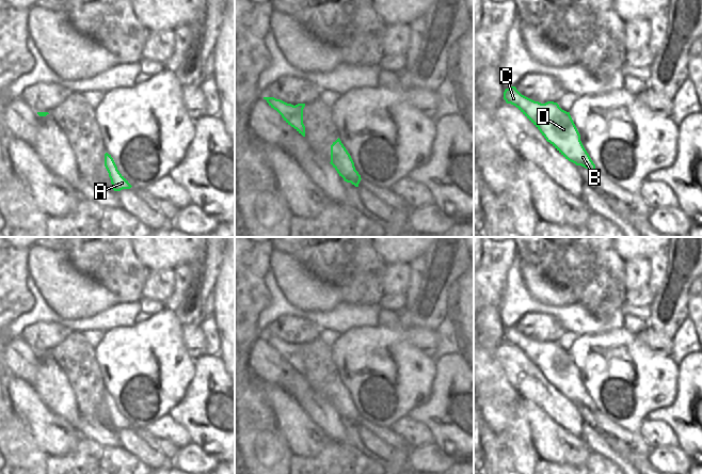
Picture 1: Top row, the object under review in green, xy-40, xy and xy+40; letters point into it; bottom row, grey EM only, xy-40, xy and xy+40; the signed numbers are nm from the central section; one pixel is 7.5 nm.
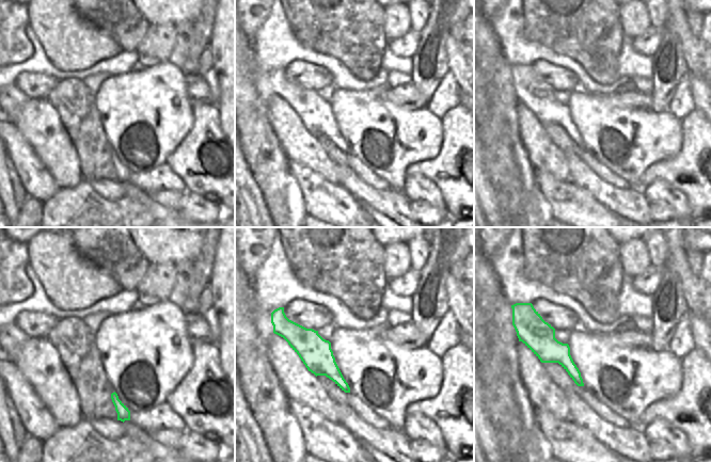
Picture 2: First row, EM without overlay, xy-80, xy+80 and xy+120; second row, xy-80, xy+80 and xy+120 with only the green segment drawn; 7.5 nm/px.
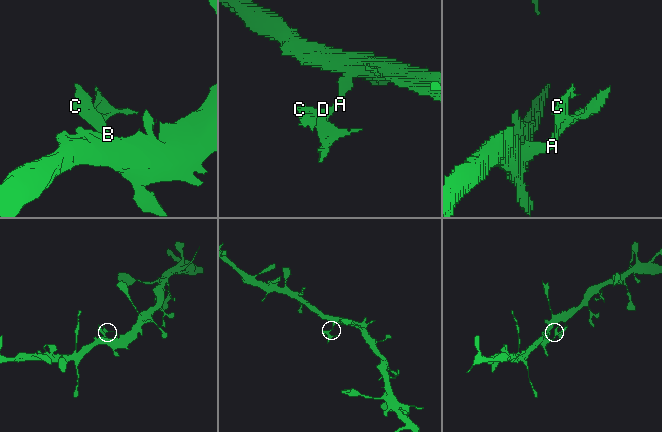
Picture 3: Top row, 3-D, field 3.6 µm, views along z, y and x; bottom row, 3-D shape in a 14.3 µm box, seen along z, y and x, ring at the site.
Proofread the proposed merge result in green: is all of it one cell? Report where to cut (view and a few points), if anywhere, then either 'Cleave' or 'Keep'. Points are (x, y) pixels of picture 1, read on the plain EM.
Split along xy (354, 408), (344, 417). Cleave

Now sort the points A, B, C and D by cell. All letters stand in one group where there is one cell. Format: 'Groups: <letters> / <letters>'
Groups: A / B C D

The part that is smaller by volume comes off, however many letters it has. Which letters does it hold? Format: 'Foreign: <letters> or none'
Foreign: B, C, D

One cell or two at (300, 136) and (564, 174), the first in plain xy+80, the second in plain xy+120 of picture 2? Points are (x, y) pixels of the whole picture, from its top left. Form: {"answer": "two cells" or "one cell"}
{"answer": "one cell"}

